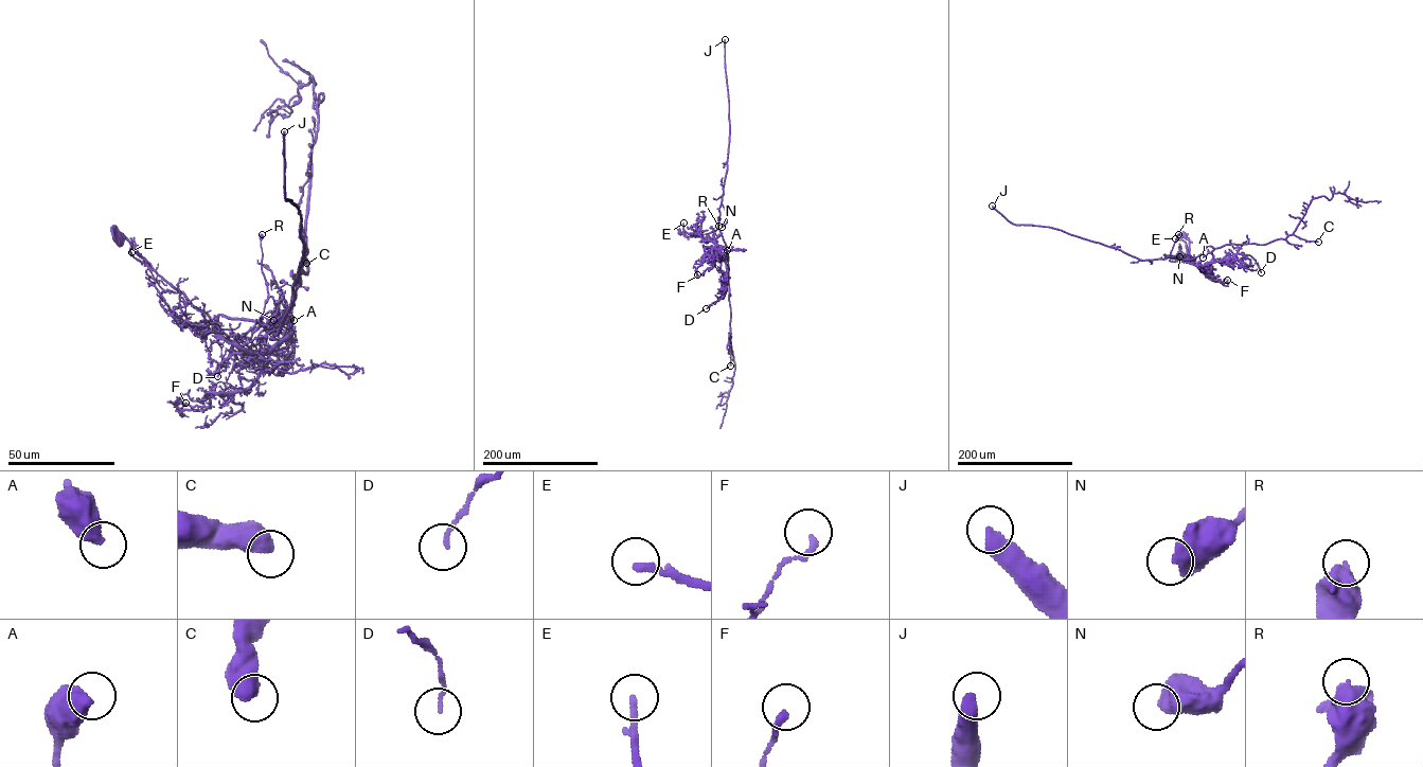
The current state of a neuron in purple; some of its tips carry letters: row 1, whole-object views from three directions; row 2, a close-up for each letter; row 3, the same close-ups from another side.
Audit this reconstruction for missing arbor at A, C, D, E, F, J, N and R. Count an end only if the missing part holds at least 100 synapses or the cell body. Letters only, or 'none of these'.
J

